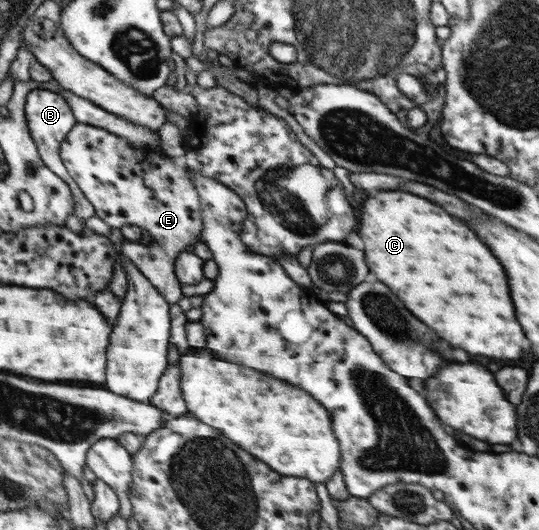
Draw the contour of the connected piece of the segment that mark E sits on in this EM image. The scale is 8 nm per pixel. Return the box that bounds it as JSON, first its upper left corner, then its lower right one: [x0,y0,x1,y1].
[63,123,206,304]

